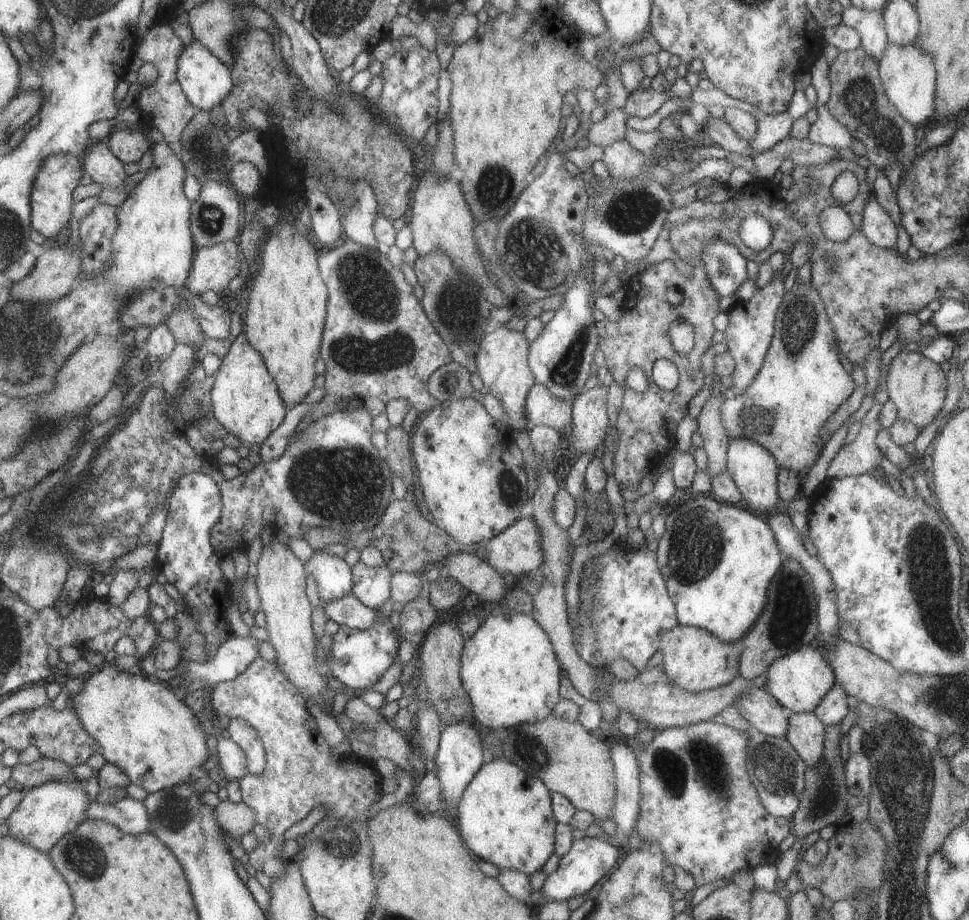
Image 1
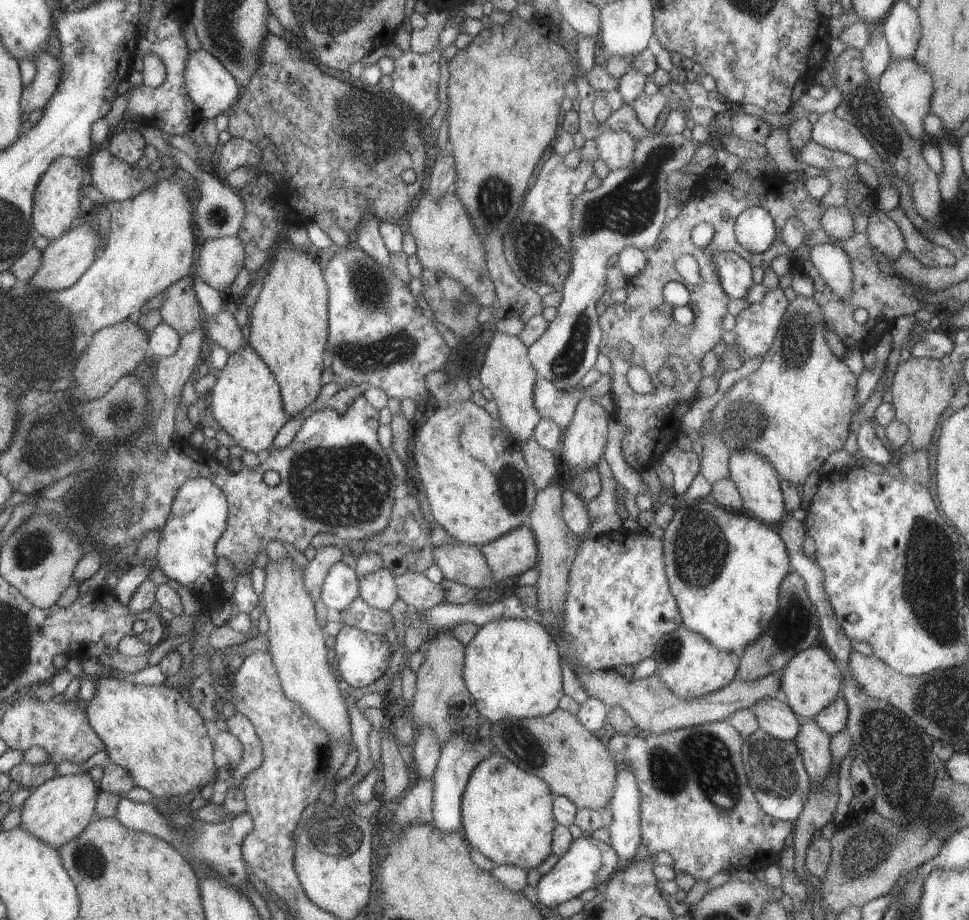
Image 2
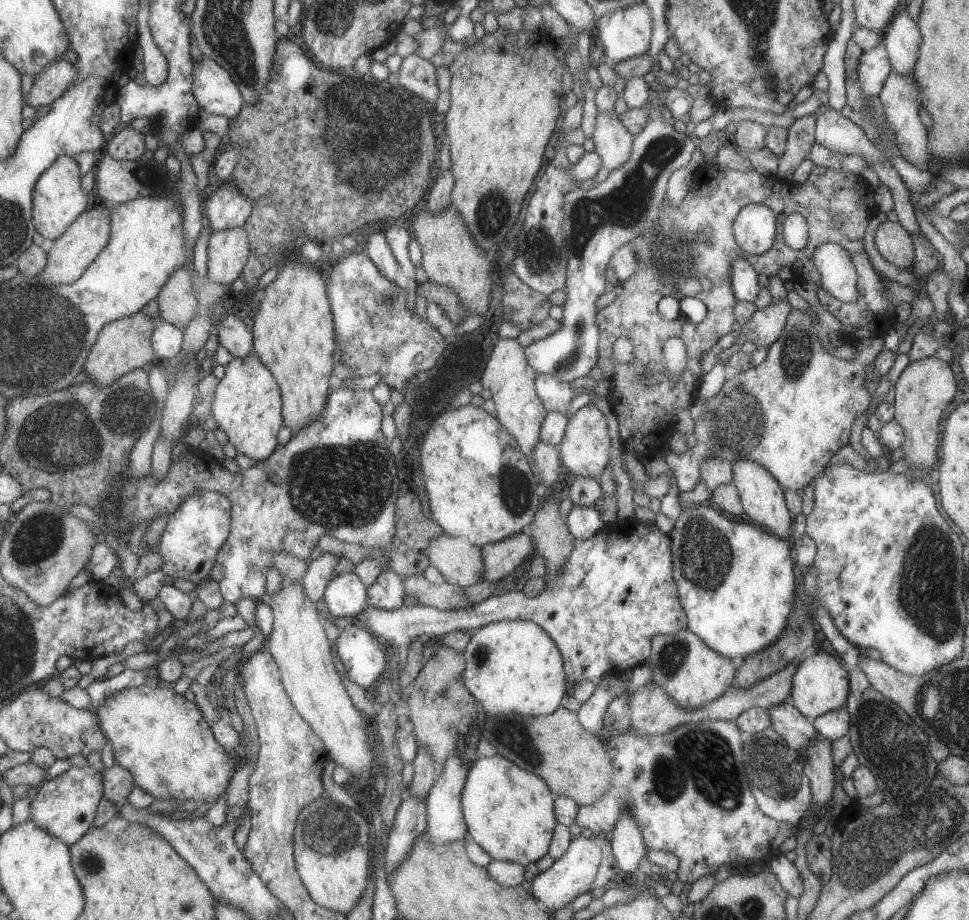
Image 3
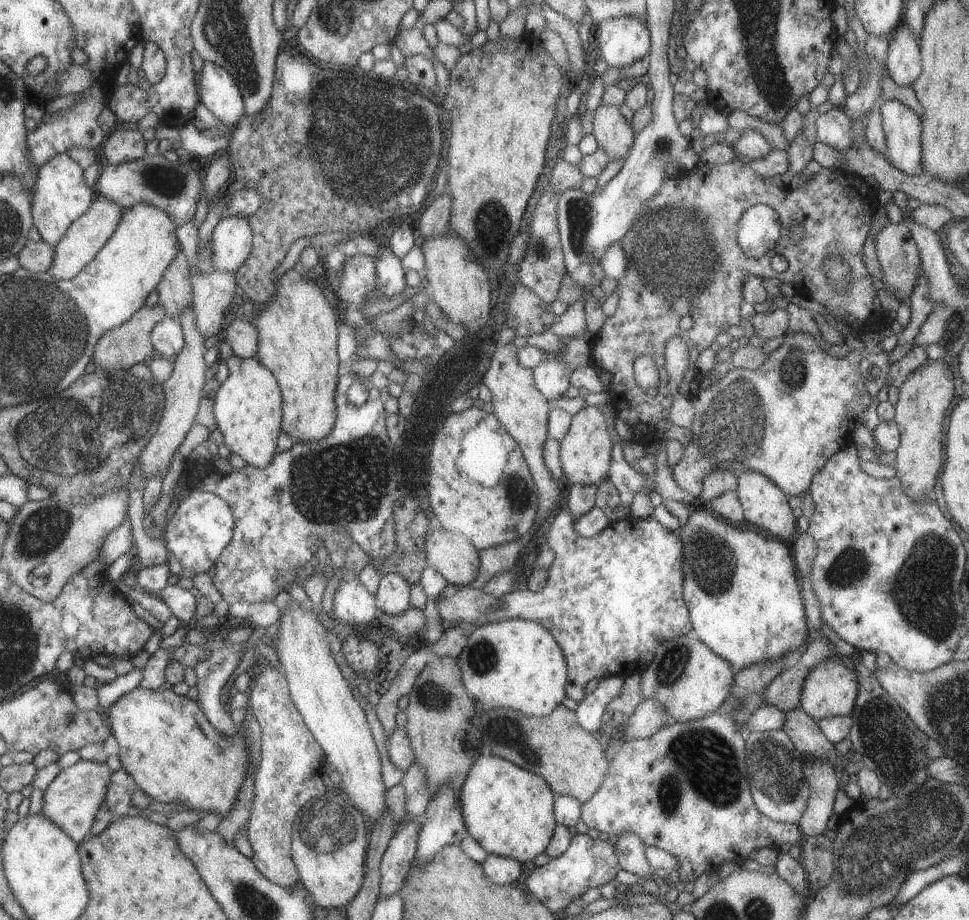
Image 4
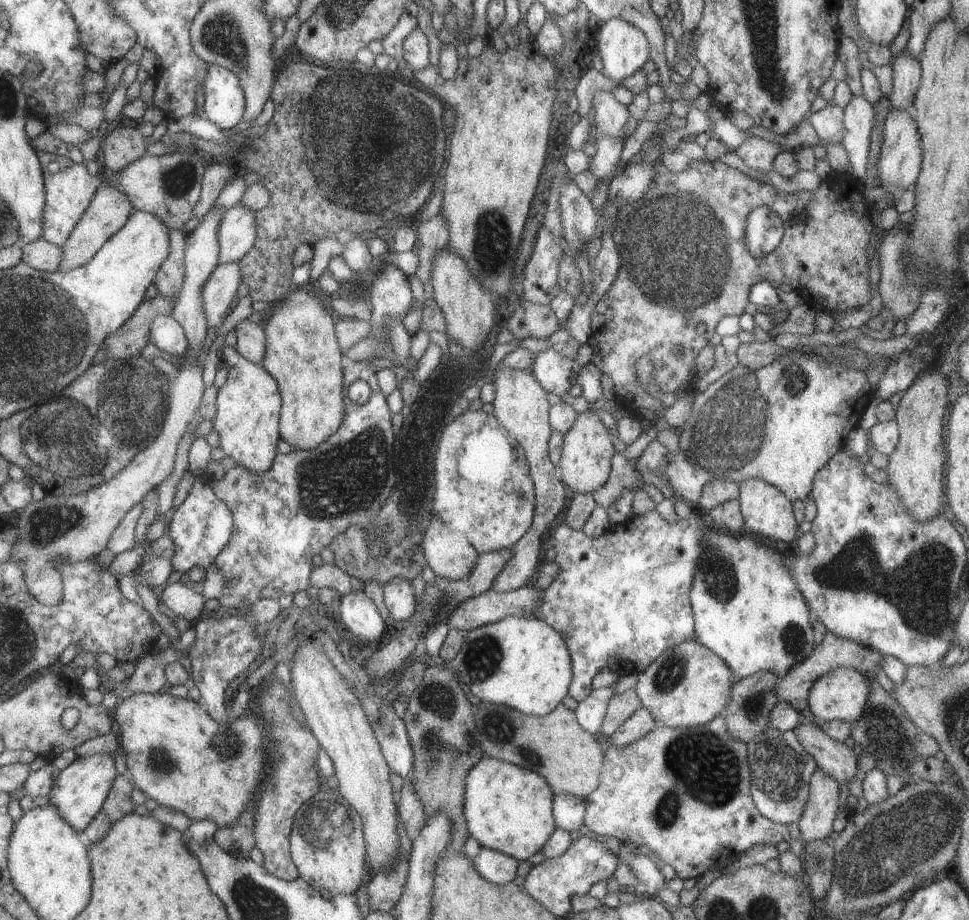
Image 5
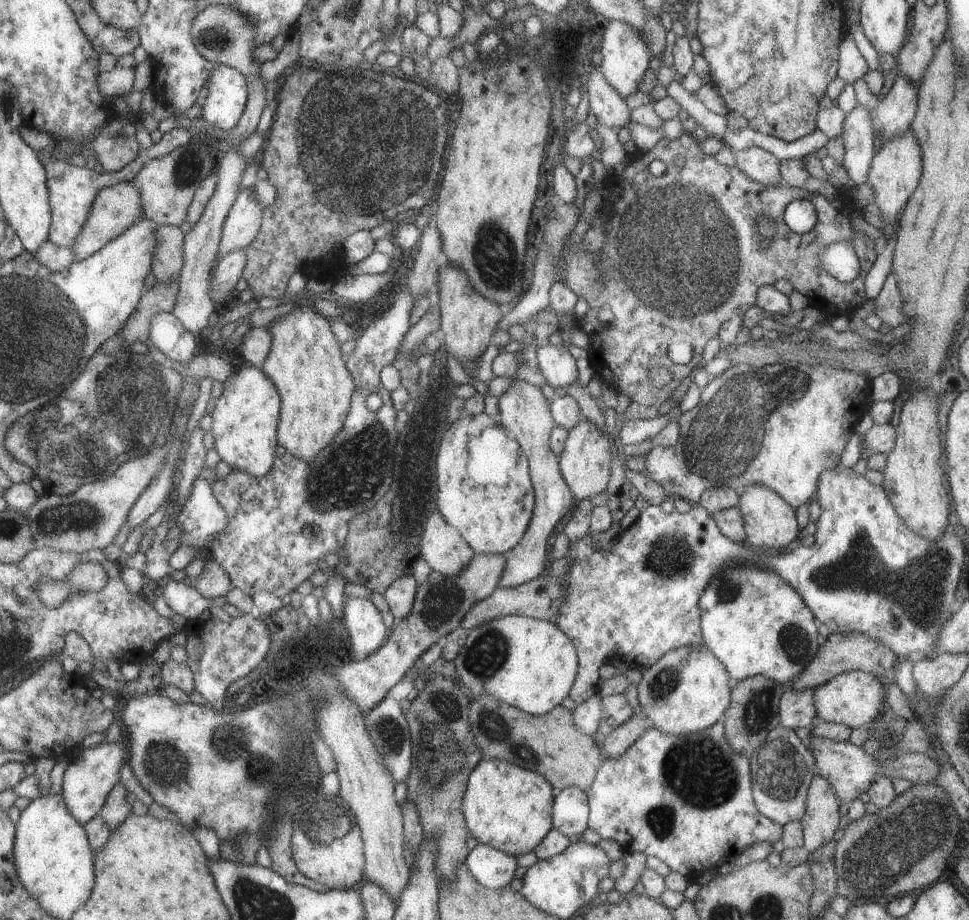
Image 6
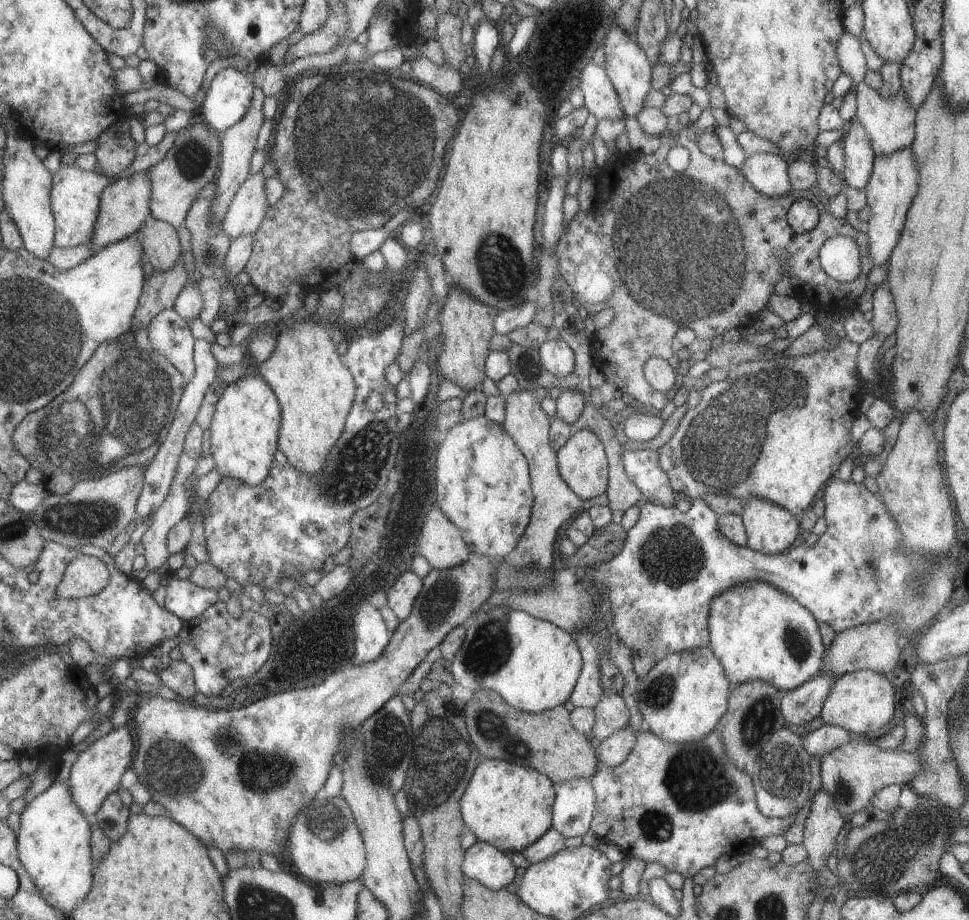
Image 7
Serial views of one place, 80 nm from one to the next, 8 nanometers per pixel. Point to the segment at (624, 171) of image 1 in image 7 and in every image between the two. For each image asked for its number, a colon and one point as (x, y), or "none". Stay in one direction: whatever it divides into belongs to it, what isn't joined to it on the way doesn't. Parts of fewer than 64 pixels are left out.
2: (615, 149)
3: (612, 143)
4: (613, 135)
5: (610, 116)
6: (609, 109)
7: (600, 99)

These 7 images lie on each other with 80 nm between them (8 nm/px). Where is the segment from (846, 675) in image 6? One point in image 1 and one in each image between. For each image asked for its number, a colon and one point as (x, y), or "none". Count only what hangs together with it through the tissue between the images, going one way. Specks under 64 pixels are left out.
1: (797, 681)
2: (810, 681)
3: (819, 684)
4: (829, 690)
5: (839, 694)

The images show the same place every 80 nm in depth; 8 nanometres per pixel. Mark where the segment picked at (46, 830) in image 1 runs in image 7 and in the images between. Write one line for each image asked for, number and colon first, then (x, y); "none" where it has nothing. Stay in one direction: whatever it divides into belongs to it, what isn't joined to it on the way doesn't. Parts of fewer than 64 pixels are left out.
2: (56, 811)
3: (64, 807)
4: (70, 801)
5: (77, 794)
6: (89, 776)
7: (95, 773)

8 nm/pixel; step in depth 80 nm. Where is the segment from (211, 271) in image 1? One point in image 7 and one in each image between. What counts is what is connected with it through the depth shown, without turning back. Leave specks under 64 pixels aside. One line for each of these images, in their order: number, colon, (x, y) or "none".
2: (220, 259)
3: (227, 250)
4: (231, 240)
5: (235, 233)
6: (242, 221)
7: (246, 210)

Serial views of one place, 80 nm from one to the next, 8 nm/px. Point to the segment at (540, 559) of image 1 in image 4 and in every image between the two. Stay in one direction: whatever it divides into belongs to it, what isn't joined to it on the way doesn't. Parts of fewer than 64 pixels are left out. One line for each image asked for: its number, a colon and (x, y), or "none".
2: (512, 554)
3: (499, 559)
4: (500, 558)

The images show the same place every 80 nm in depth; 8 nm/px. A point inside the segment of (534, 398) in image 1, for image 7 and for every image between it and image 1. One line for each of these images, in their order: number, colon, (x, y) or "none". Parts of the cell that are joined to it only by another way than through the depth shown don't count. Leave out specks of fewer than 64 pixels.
2: (556, 404)
3: (554, 395)
4: (551, 377)
5: (554, 373)
6: (557, 367)
7: (556, 357)

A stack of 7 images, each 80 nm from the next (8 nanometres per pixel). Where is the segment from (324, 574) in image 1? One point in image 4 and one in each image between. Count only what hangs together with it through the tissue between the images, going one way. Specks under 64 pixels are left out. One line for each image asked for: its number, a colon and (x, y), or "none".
2: (341, 585)
3: (345, 595)
4: (352, 603)

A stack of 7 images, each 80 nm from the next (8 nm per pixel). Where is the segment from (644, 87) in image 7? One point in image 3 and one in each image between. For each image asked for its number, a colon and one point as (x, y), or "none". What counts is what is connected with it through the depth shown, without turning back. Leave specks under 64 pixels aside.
3: (625, 33)
4: (622, 40)
5: (623, 48)
6: (625, 56)

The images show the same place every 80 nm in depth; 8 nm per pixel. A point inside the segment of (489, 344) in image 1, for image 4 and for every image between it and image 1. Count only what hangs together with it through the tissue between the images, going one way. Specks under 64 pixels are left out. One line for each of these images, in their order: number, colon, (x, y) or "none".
2: (507, 373)
3: (508, 378)
4: (521, 409)

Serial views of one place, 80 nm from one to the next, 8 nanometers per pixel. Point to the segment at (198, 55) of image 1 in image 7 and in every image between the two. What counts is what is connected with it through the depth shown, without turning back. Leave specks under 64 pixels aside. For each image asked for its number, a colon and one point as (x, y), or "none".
2: (212, 89)
3: (214, 91)
4: (219, 93)
5: (223, 98)
6: (227, 94)
7: (229, 94)

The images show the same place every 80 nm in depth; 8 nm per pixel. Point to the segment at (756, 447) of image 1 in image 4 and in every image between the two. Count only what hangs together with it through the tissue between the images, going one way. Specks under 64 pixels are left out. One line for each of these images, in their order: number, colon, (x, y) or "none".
2: (758, 486)
3: (762, 500)
4: (764, 505)

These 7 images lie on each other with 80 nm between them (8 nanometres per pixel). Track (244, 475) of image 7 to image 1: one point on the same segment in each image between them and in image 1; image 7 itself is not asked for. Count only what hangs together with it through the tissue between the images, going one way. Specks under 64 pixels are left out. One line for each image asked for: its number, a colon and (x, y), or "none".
1: (244, 398)
2: (245, 401)
3: (247, 404)
4: (247, 407)
5: (247, 408)
6: (245, 416)

